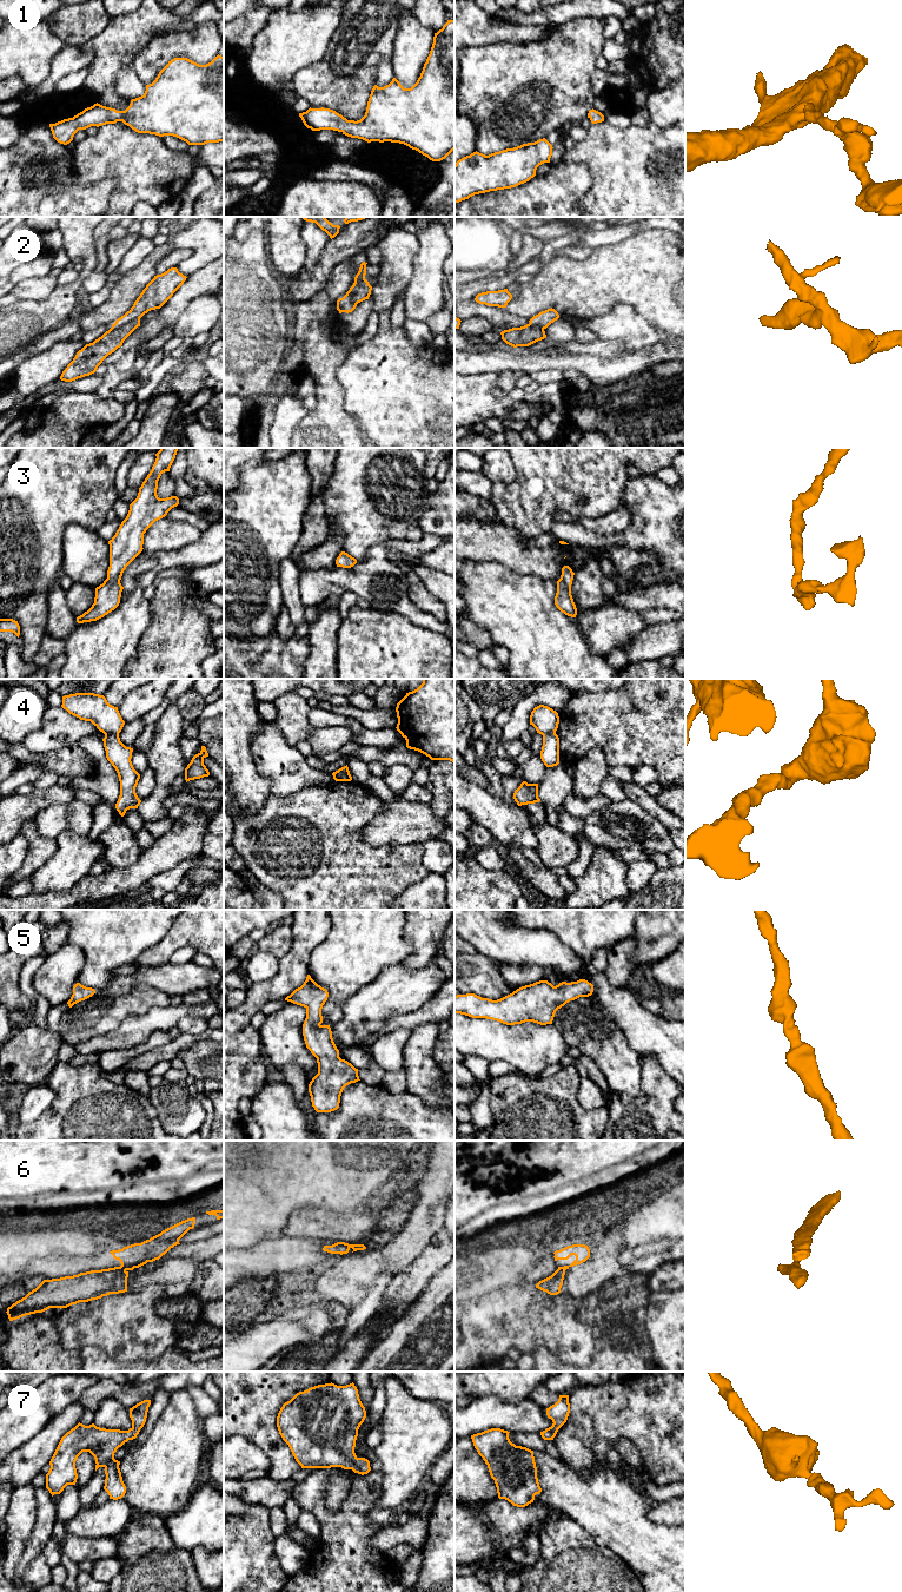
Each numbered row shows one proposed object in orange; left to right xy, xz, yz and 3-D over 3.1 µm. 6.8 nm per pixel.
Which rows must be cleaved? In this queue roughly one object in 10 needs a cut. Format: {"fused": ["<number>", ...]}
{"fused": ["2", "4", "6"]}

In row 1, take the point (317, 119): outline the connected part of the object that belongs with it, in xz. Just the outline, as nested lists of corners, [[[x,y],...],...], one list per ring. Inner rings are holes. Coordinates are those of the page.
[[[447,20],[443,28],[435,33],[430,54],[417,82],[411,88],[404,88],[393,78],[384,87],[374,85],[367,101],[365,115],[360,120],[347,120],[336,111],[324,107],[310,107],[306,112],[299,113],[299,117],[304,125],[312,131],[333,130],[367,143],[399,143],[418,151],[432,161],[445,159],[455,150],[455,20]]]

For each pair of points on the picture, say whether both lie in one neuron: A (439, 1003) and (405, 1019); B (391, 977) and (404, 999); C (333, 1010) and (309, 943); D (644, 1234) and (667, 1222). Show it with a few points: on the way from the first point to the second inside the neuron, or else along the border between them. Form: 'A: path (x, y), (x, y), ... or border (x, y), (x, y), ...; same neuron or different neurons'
A: path (431, 1011), (413, 1019); same neuron
B: path (396, 983), (403, 993); same neuron
C: border (329, 930), (329, 933), (310, 956), (307, 973); different neurons
D: path (650, 1228), (656, 1222), (661, 1222); same neuron

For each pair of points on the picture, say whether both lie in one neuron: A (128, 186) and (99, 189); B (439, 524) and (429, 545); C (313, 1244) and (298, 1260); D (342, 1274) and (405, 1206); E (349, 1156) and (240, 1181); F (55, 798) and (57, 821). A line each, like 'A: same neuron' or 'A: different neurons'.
A: different neurons
B: different neurons
C: same neuron
D: different neurons
E: same neuron
F: different neurons

